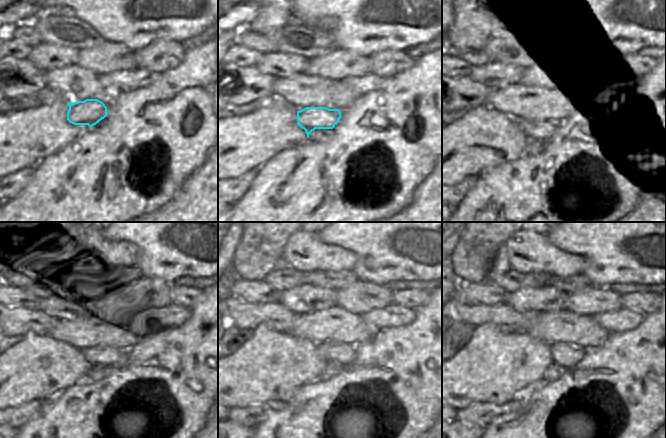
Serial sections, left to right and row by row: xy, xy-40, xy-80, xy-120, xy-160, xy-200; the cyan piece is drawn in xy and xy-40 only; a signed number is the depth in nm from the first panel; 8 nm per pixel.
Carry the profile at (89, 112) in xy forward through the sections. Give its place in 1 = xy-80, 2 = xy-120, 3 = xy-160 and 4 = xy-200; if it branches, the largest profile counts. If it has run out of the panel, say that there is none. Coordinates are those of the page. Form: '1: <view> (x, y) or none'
1: xy-80 (537, 130)
2: xy-120 (100, 354)
3: xy-160 (343, 354)
4: xy-200 (566, 355)

